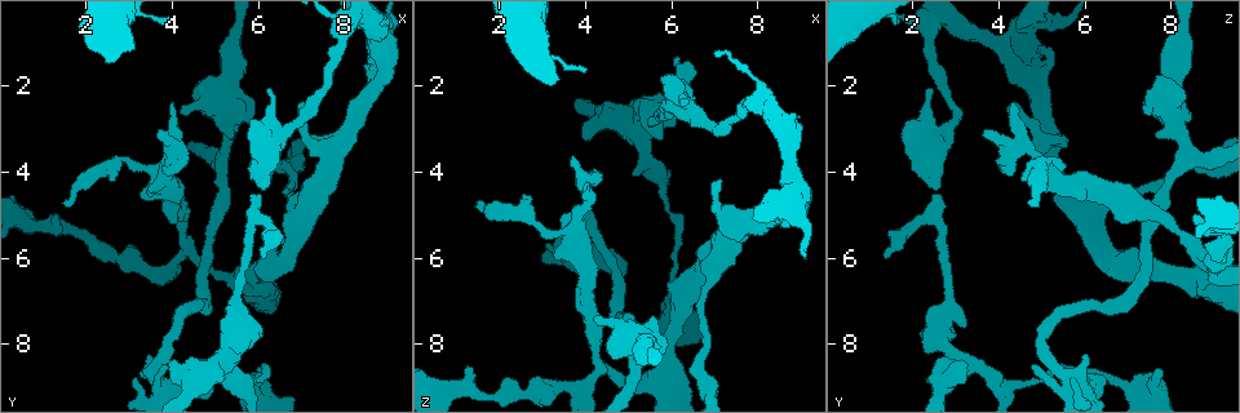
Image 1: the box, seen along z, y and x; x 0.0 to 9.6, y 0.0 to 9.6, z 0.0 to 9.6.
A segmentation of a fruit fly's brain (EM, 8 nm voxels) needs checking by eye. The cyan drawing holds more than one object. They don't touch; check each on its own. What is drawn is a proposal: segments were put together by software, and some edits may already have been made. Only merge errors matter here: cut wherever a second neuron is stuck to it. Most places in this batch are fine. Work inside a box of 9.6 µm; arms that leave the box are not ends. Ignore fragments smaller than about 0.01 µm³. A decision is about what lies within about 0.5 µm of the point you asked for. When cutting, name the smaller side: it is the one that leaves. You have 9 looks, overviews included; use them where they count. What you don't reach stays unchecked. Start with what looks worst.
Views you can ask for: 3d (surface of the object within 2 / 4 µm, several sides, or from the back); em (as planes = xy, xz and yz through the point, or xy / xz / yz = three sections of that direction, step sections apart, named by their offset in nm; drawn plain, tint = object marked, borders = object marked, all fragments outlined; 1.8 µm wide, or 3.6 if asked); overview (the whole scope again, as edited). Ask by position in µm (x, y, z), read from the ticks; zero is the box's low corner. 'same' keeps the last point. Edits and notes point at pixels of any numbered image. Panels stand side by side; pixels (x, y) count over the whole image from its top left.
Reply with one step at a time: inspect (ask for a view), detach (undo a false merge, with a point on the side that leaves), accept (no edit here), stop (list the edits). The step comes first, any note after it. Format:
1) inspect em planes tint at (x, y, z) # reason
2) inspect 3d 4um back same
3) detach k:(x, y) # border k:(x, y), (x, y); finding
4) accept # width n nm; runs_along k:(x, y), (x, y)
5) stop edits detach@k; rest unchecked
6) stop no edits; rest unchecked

inspect em 3.6um planes tint at (3.70, 4.20, 5.40) # sudden change in width

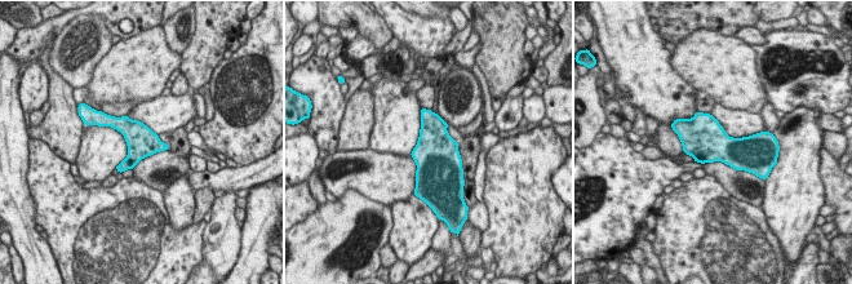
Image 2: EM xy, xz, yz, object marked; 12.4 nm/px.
accept # continuous, no second neuron

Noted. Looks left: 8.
inspect 3d 2um at (4.35, 5.90, 8.50) # three-way junction

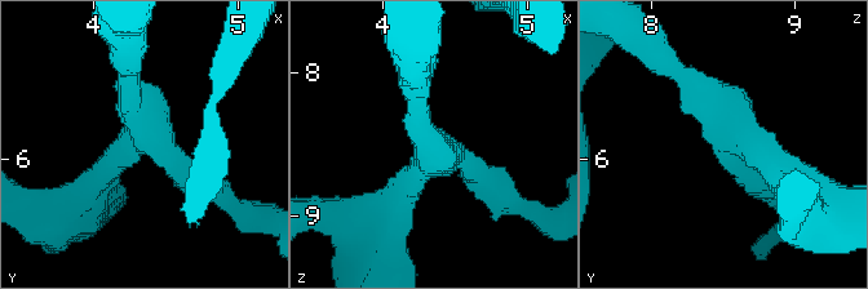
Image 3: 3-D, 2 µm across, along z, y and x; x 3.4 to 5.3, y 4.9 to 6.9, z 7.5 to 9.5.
inspect em planes tint at (4.38, 5.84, 8.56) # arms 3; arm_widths 190, 200, 240 nm; need the tissue

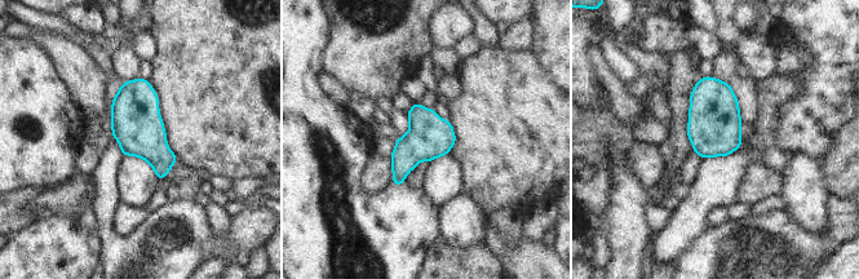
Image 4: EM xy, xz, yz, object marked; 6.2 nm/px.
accept # width 280 nm; continuous, no second neuron

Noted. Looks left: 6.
inspect em planes tint at (5.85, 5.10, 2.45) # branch point

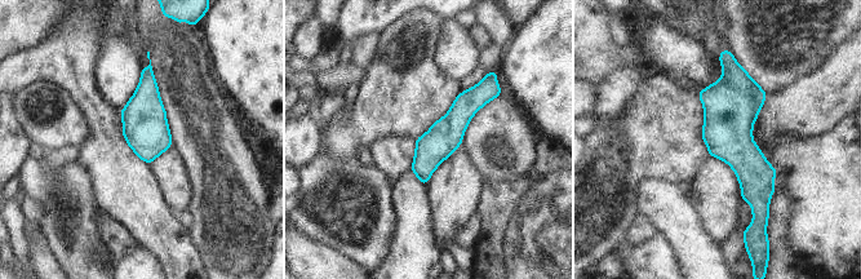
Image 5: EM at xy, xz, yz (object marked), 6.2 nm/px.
accept # width 220 nm; runs_along 5:(724, 65), (755, 209); continuous, no second neuron

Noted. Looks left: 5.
inspect 3d 4um at (7.70, 3.70, 5.15) # two arms in line, one across

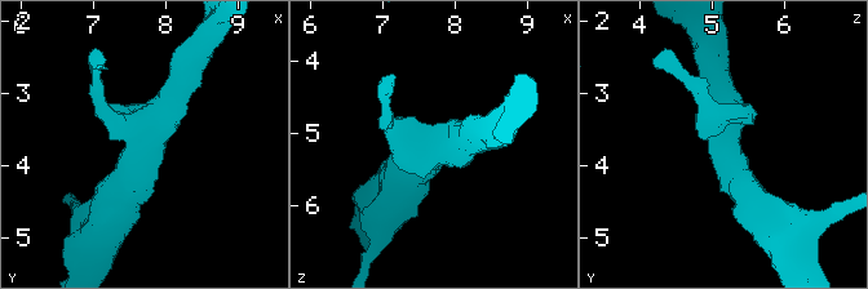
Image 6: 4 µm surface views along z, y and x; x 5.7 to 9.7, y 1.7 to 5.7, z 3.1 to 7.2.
inspect em 3.6um xy step 4 tint at (7.65, 3.65, 5.15)

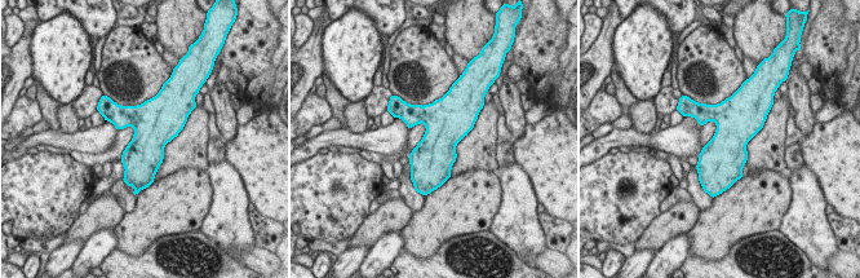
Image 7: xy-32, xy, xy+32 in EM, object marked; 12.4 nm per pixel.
inspect em 3.6um xz step 8 tint same # another direction

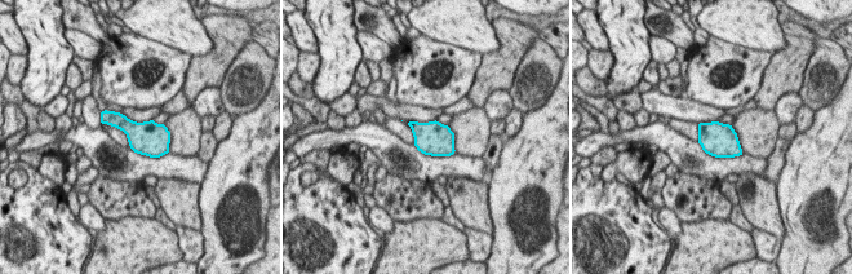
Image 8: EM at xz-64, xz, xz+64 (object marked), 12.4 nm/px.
accept # one neuron here

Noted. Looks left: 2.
stop no edits; rest unchecked

